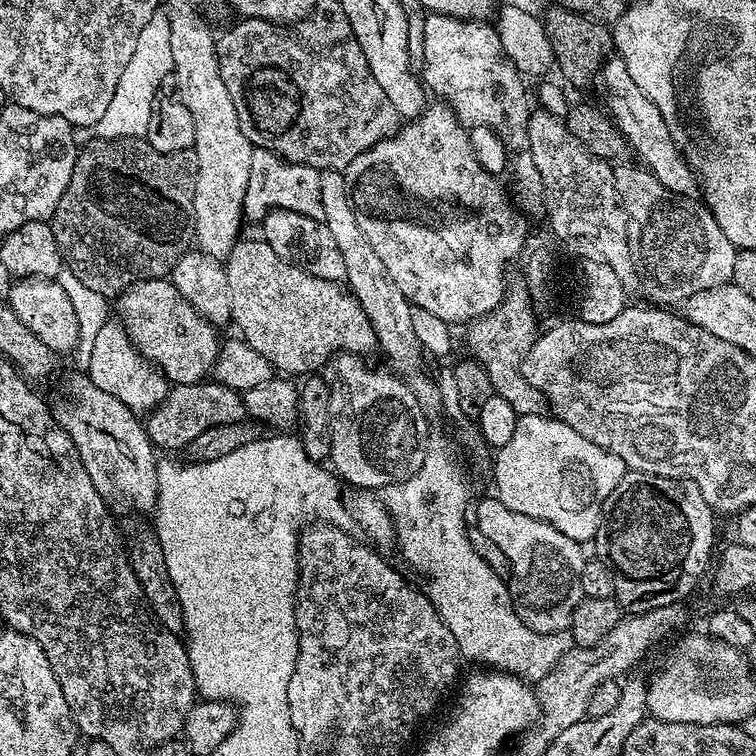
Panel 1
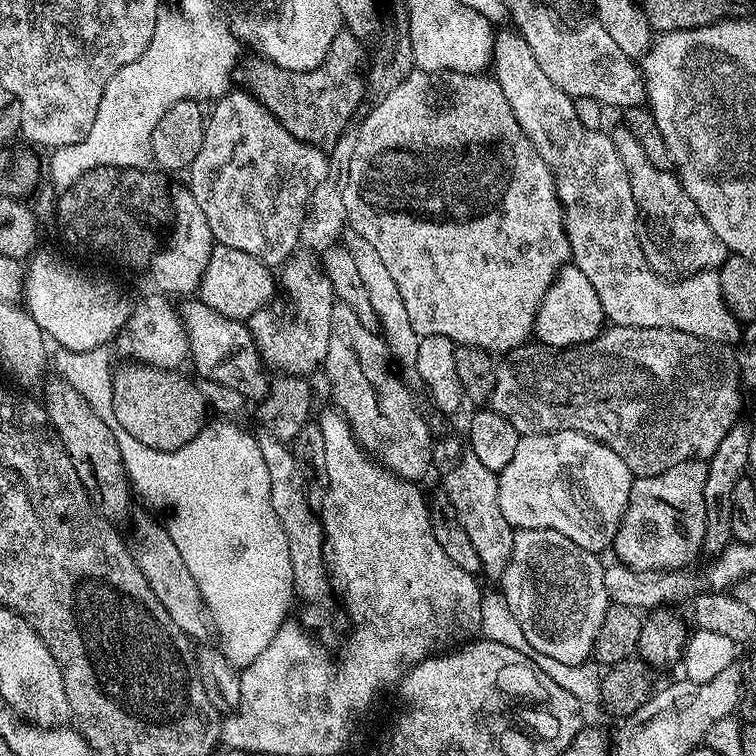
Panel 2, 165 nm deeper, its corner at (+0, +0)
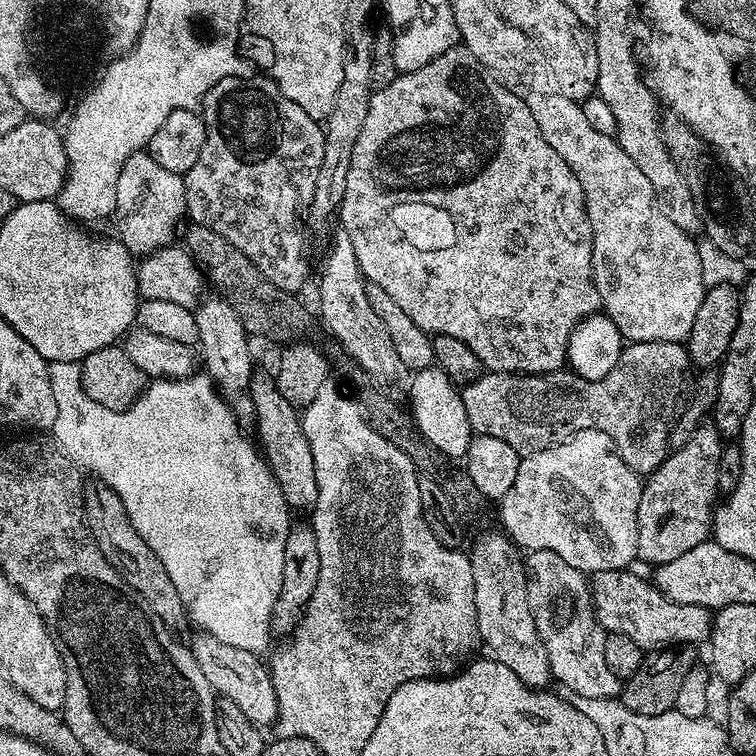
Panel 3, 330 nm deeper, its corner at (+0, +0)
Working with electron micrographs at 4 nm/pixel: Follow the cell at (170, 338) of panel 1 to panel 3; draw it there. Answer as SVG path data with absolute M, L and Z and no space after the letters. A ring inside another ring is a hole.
M253 371L250 391L252 393L252 401L256 407L254 429L256 428L257 434L260 435L258 448L264 459L268 461L268 468L274 474L274 478L280 483L282 498L286 498L288 507L292 510L296 510L296 508L305 508L305 510L315 508L318 502L318 482L314 474L314 453L310 450L310 442L306 442L306 430L304 429L301 413L280 393L271 371Z

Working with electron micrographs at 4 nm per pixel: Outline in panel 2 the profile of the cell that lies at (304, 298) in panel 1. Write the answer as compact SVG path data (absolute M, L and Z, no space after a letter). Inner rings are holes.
M216 244L210 254L210 262L202 274L198 299L218 314L229 316L232 320L247 321L248 316L254 315L275 294L276 288L278 292L278 284L272 272L269 265L254 259L250 254L242 254L242 250Z

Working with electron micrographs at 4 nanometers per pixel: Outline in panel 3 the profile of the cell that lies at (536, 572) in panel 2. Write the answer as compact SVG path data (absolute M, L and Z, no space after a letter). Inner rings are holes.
M550 550L528 552L526 571L534 626L542 638L542 646L546 646L553 677L557 681L560 679L568 692L586 694L586 698L611 700L619 697L622 680L606 666L603 654L606 633L592 609L589 577Z

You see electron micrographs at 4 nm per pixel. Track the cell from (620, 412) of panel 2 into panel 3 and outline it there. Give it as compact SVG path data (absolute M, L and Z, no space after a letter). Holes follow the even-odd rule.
M629 343L618 358L618 366L601 380L587 380L571 370L543 372L540 376L511 372L485 371L472 384L463 385L460 393L473 433L502 438L521 454L552 448L577 436L582 430L598 430L610 434L622 462L638 474L651 474L670 451L668 432L673 431L682 400L676 396L676 380L664 380L664 368L690 368L688 349L683 343Z

